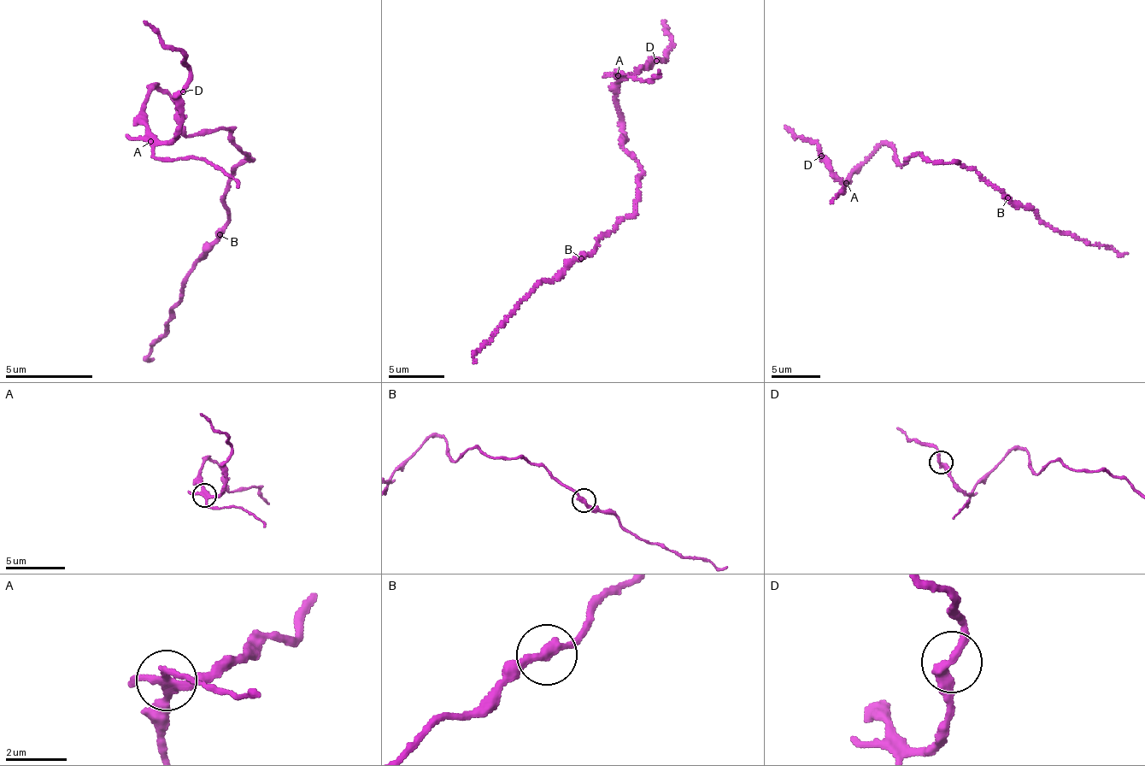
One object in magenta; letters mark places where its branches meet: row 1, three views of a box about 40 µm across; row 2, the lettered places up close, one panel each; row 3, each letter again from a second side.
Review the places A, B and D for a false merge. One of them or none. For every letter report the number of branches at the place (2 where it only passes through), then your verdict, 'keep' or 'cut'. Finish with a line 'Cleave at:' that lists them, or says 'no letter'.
A: 4 | cut
B: 2 | keep
D: 2 | keep
Cleave at: A

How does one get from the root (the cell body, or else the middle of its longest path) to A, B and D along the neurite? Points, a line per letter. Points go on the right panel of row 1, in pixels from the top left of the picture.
A: (924, 157), (913, 153), (901, 165), (890, 145), (881, 144), (860, 167), (851, 173), (846, 183)
B: (924, 157), (931, 162), (942, 161), (971, 167), (1007, 197)
D: (924, 157), (913, 153), (901, 165), (890, 145), (881, 144), (845, 182), (830, 170), (830, 163), (821, 156)

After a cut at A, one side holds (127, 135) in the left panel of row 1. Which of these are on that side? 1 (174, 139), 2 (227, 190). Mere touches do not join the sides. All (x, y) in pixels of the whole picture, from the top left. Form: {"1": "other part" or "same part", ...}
{"1": "other part", "2": "other part"}

